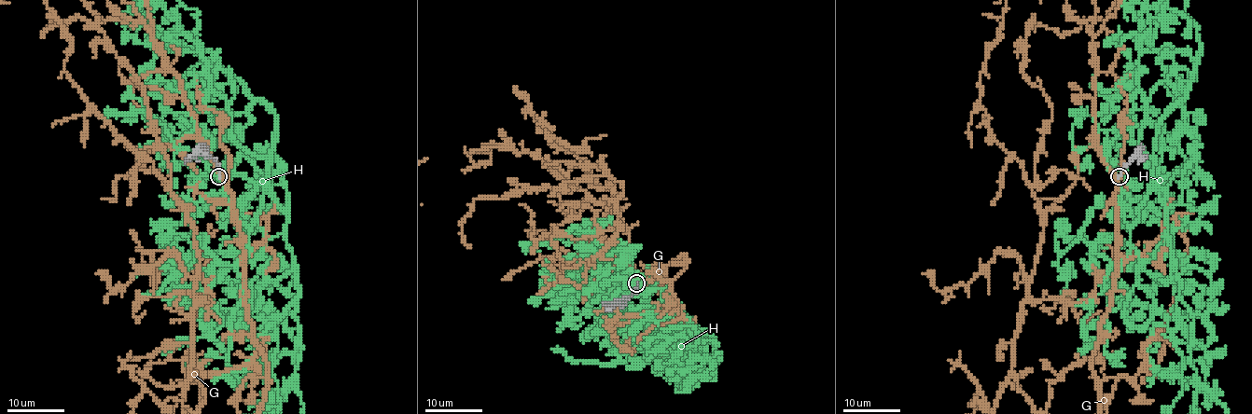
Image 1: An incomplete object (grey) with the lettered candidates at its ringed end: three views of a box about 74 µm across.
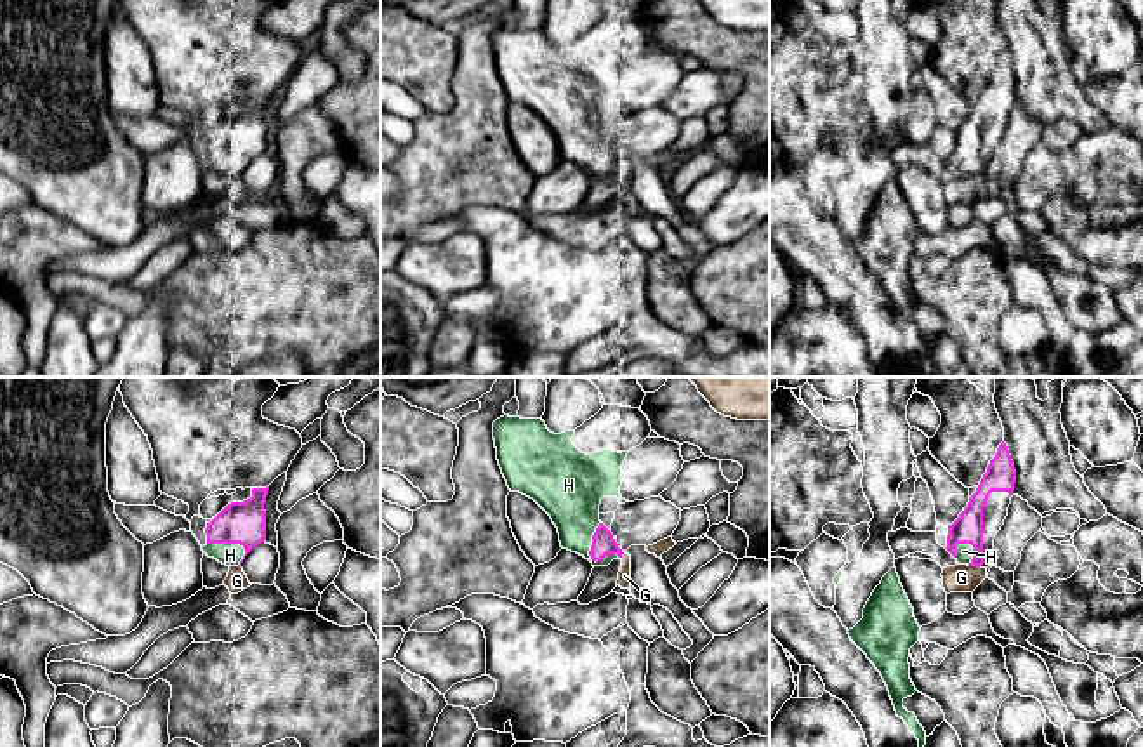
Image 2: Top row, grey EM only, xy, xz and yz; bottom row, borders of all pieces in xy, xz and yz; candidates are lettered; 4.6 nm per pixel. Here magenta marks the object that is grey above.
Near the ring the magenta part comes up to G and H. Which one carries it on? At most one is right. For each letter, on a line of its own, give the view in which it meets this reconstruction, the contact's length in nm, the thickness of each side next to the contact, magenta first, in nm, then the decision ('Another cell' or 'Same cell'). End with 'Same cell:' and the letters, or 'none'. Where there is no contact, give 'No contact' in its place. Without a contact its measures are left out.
G: Touches magenta in yz. Shared border 70 nm. Thickness 140 nm (magenta) against 130 nm. Another cell
H: Touches magenta in xz. Shared border 200 nm. Thickness 110 nm (magenta) against 280 nm. Same cell
Same cell: H

